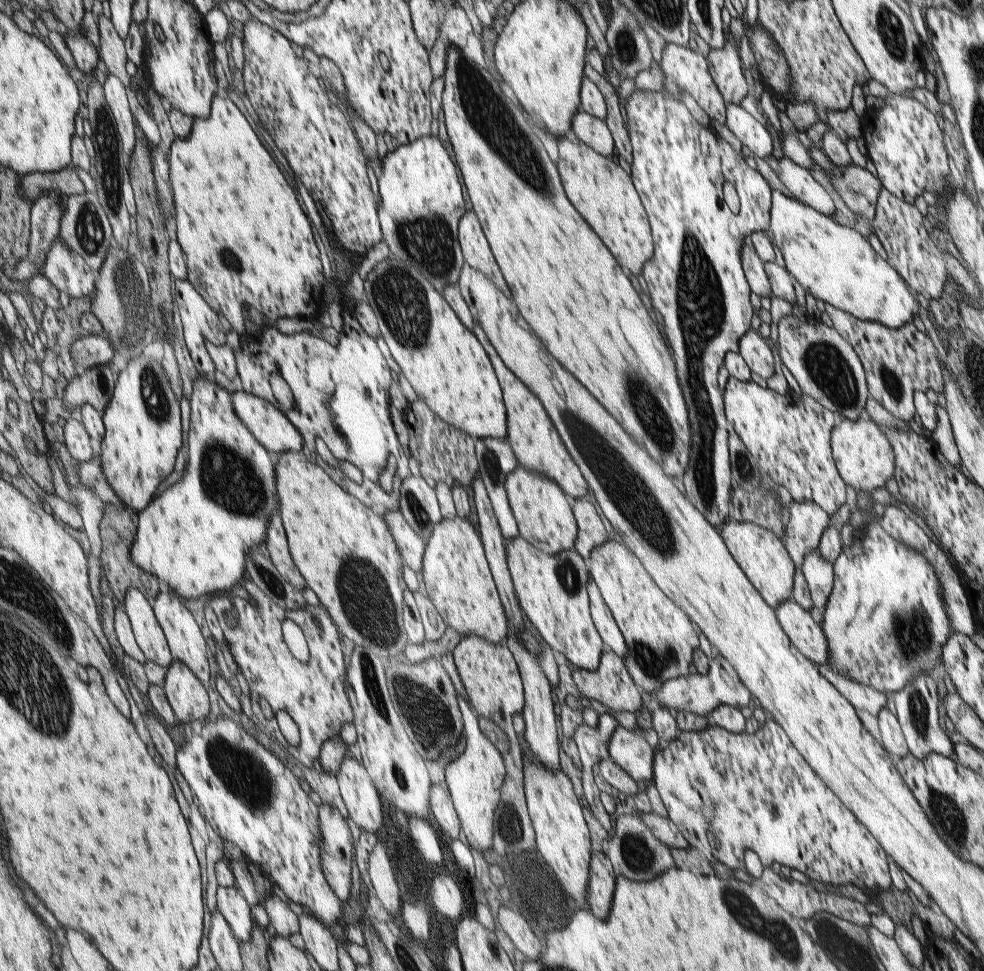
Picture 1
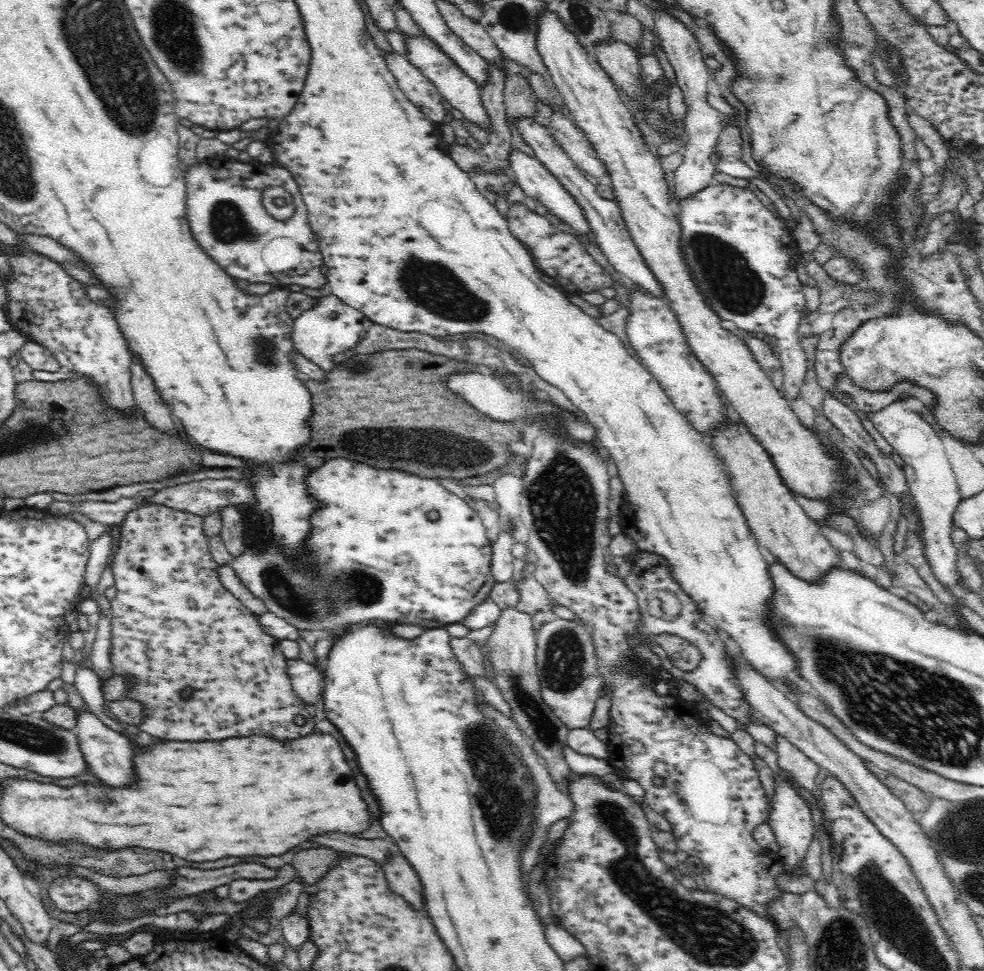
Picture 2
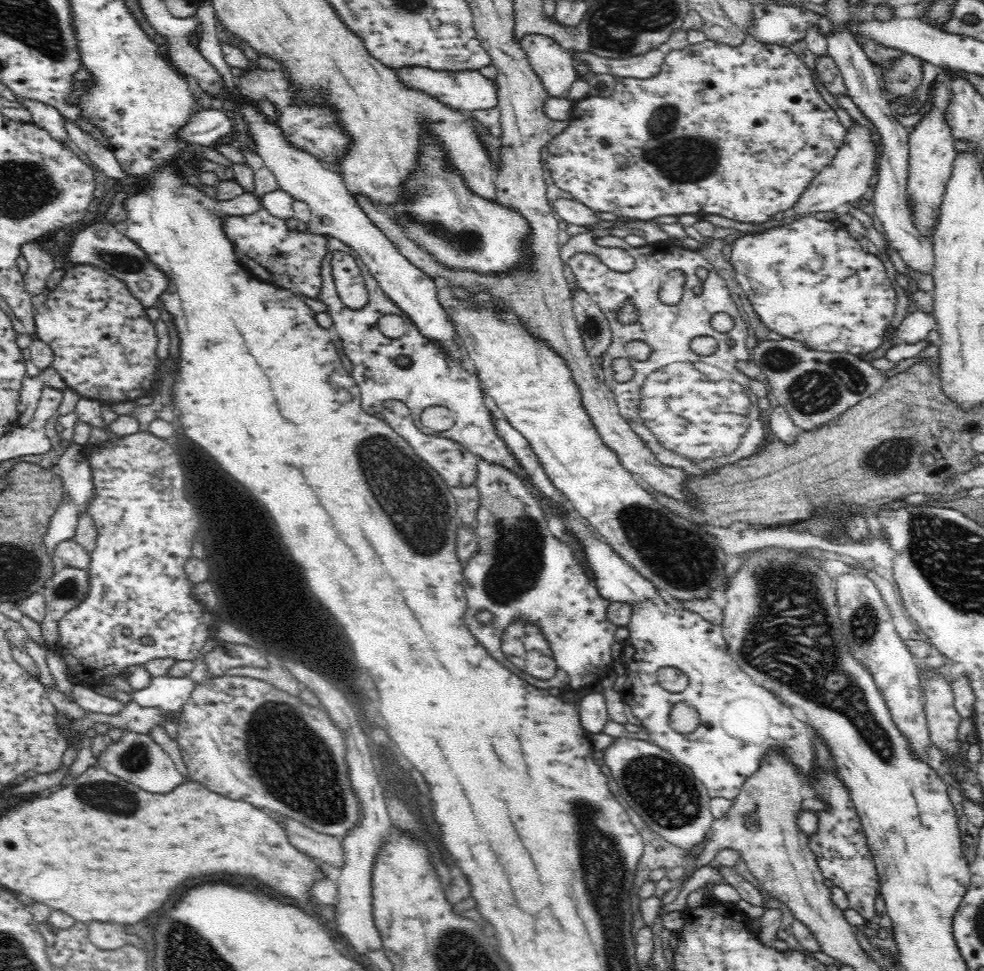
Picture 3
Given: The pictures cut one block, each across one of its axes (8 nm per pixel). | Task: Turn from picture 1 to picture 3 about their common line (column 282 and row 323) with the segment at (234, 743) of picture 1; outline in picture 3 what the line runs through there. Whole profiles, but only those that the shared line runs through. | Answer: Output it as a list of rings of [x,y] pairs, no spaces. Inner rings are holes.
[[[792,213],[794,220],[785,219],[786,224],[784,226],[776,226],[776,228],[768,228],[764,232],[746,233],[744,236],[734,236],[730,239],[732,248],[730,248],[730,256],[728,256],[728,263],[732,265],[732,275],[734,275],[734,281],[738,283],[742,294],[748,298],[754,314],[756,322],[762,322],[768,330],[772,333],[780,334],[780,336],[801,342],[807,347],[826,351],[826,352],[850,352],[855,355],[861,356],[863,353],[870,352],[878,348],[884,338],[884,334],[888,332],[890,328],[890,321],[893,319],[895,311],[895,297],[896,290],[892,285],[890,279],[886,277],[886,269],[882,264],[882,260],[878,256],[868,252],[866,248],[858,243],[855,237],[853,237],[848,229],[838,222],[837,219],[830,216],[824,216],[820,214],[816,216],[814,214],[797,214]]]

